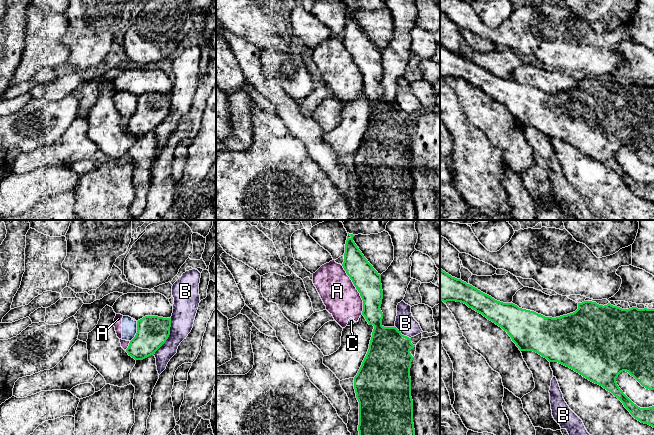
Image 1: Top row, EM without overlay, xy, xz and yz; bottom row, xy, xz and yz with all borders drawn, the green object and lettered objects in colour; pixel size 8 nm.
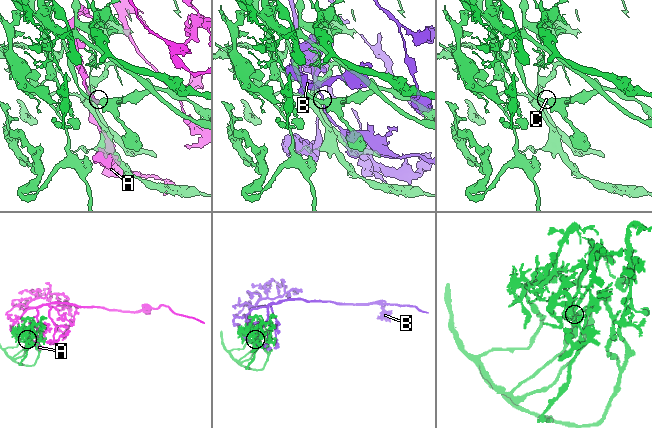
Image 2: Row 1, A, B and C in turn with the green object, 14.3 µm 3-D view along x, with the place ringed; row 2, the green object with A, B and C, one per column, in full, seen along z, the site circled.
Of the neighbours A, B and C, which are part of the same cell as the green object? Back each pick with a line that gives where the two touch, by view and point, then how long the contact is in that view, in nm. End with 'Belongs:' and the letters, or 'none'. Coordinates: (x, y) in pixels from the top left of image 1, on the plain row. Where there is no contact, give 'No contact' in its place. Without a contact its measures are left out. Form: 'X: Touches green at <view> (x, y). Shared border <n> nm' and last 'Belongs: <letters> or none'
Belongs: none

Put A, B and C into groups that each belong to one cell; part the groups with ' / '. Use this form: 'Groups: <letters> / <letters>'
Groups: A C / B

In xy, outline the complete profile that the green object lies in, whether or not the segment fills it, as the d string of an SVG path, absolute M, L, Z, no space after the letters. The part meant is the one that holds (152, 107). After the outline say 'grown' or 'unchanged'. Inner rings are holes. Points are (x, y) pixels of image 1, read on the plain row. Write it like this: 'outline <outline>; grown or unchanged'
outline M145 92L137 97L137 109L126 128L135 136L143 136L166 118L170 111L171 94Z; unchanged

